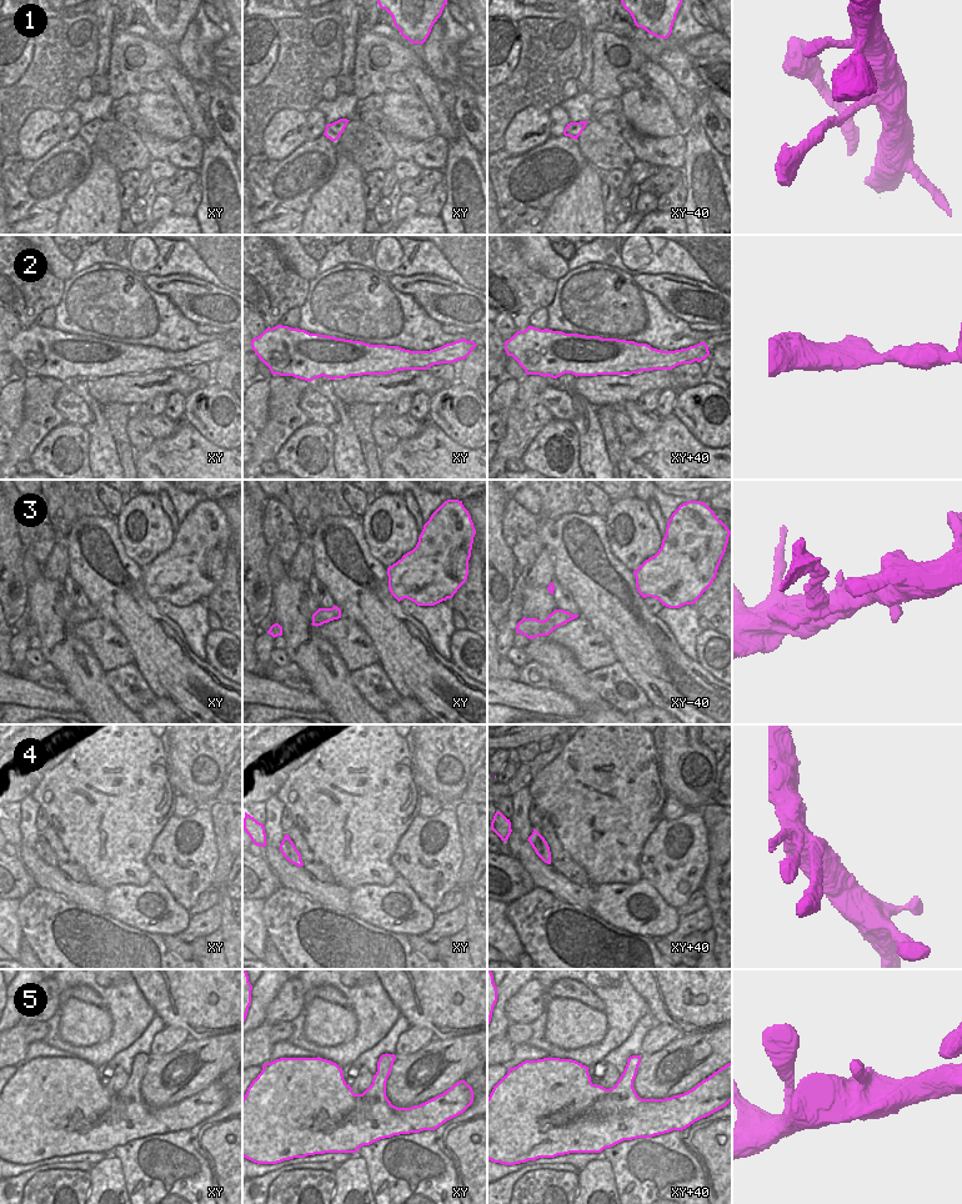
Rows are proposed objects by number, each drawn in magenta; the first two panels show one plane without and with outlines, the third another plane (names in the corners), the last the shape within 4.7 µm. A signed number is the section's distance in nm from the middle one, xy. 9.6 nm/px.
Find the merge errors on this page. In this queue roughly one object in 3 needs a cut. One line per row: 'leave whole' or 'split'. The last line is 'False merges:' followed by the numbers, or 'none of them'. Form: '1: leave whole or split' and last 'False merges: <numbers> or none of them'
1: leave whole
2: leave whole
3: split
4: leave whole
5: leave whole
False merges: 3

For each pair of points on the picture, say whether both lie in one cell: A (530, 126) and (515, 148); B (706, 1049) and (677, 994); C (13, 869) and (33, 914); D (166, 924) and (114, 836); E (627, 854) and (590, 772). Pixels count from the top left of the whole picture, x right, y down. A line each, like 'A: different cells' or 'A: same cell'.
A: same cell
B: different cells
C: different cells
D: different cells
E: same cell

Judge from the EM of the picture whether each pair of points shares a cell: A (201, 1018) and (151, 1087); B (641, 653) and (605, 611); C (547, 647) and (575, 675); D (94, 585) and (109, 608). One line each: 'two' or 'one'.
A: two
B: one
C: one
D: one

